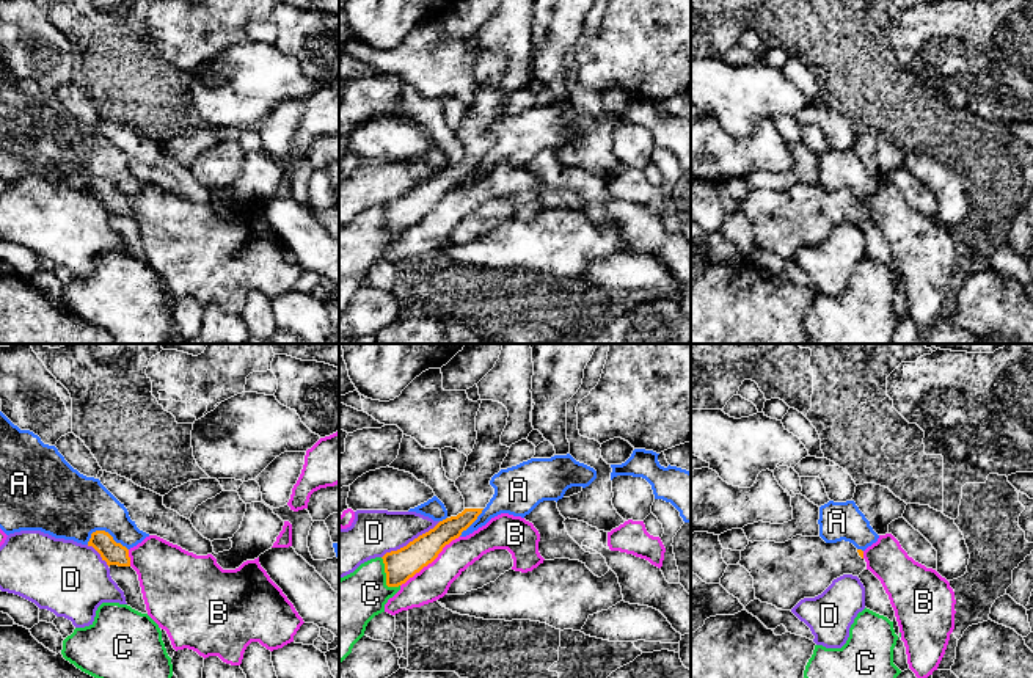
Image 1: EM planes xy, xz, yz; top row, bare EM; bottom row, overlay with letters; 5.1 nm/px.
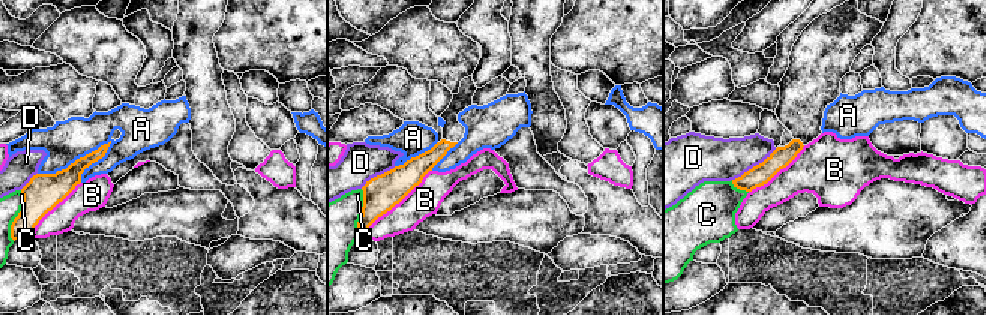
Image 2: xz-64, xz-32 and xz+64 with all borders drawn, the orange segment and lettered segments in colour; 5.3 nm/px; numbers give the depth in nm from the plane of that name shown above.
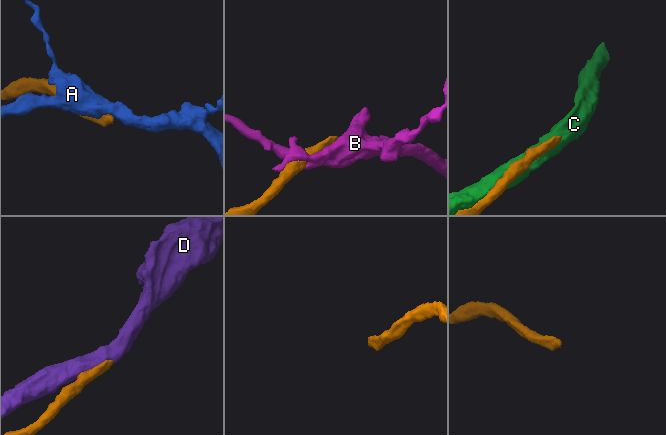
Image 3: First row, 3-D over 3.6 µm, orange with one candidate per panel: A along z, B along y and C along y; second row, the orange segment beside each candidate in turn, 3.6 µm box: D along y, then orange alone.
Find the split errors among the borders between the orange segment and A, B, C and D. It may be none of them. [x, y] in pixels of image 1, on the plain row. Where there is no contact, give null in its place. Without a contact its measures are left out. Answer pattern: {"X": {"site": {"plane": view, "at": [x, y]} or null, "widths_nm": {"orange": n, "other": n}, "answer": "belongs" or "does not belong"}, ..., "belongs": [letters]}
{"A": {"site": {"plane": "xy", "at": [104, 179]}, "widths_nm": {"orange": 120, "other": 360}, "answer": "does not belong"}, "B": {"site": {"plane": "xz", "at": [430, 211]}, "widths_nm": {"orange": 160, "other": 180}, "answer": "does not belong"}, "C": {"site": {"plane": "xz", "at": [386, 225]}, "widths_nm": {"orange": 160, "other": 280}, "answer": "does not belong"}, "D": {"site": {"plane": "xz", "at": [410, 190]}, "widths_nm": {"orange": 160, "other": 240}, "answer": "does not belong"}, "belongs": []}

